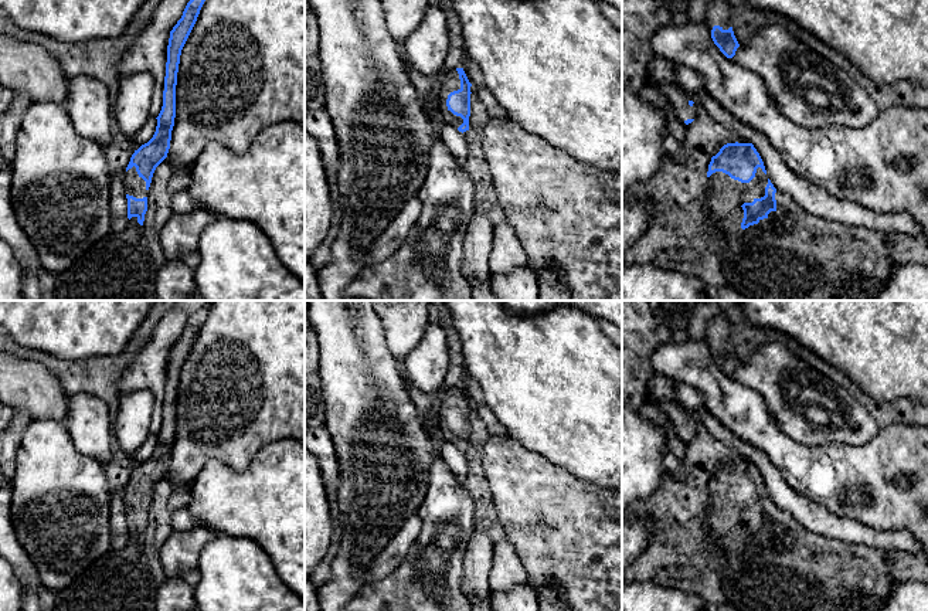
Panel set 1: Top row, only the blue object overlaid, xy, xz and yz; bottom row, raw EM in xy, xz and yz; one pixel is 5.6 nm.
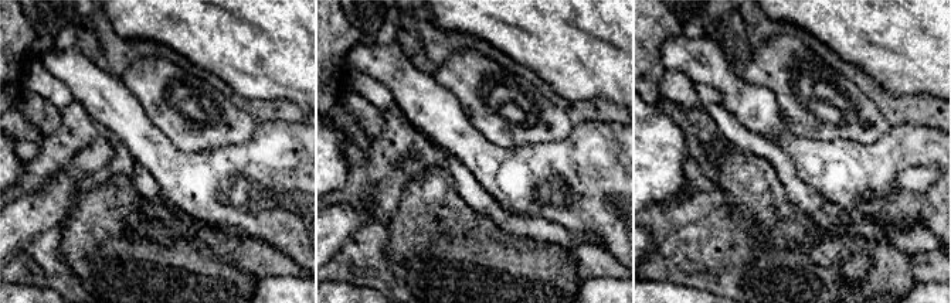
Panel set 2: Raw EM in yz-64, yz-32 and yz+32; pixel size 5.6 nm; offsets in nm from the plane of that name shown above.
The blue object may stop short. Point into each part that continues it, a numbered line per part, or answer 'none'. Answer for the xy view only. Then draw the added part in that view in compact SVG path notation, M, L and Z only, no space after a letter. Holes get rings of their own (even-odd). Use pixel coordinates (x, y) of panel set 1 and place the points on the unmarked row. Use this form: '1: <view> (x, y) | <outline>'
1: xy (135, 503) | M135 483L123 492L123 498L126 502L126 512L136 516L147 515L146 499L137 492Z

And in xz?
1: xz (451, 399) | M456 386L443 387L442 404L441 404L441 411L439 411L439 431L443 439L448 439L453 442L455 445L459 445L463 441L463 437L460 434L453 432L448 427L446 417L451 410L458 408L458 407L460 407L460 397L459 397L459 391Z

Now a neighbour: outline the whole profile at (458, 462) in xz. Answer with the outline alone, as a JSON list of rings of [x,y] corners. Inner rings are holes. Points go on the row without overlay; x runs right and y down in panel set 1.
[[[443,439],[441,444],[439,458],[448,465],[453,475],[463,482],[469,473],[469,456],[453,442]]]

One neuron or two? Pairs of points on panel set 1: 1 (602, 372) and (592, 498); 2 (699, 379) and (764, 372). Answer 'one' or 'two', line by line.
1: two
2: two

